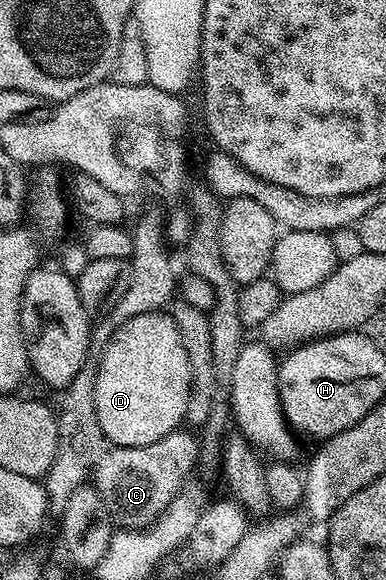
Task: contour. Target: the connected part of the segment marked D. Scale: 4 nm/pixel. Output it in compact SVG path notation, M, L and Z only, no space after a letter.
M169 313L132 316L108 340L96 367L96 416L107 443L115 446L143 446L152 444L183 425L190 391L188 352L180 340L180 332Z

